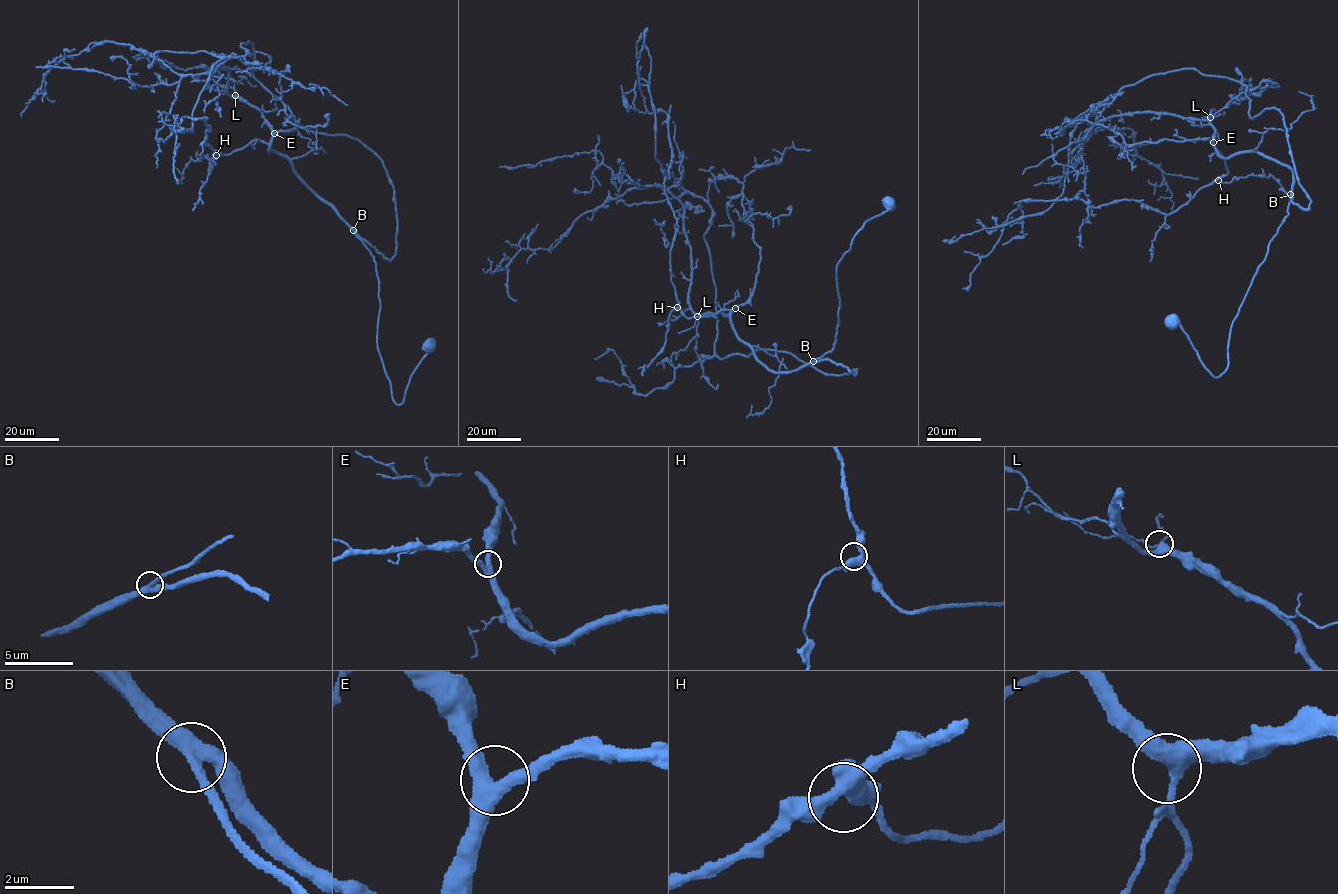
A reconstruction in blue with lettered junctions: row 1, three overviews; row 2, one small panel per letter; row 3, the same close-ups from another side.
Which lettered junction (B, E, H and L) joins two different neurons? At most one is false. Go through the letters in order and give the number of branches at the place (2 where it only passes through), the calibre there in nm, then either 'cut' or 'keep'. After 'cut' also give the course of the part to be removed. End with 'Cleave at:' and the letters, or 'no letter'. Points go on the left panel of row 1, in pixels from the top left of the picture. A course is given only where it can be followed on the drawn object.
B: branches 3; calibre 400 nm; keep
E: branches 3; calibre 400 nm; keep
H: branches 3; calibre 440 nm; keep
L: branches 3; calibre 380 nm; keep
Cleave at: no letter

